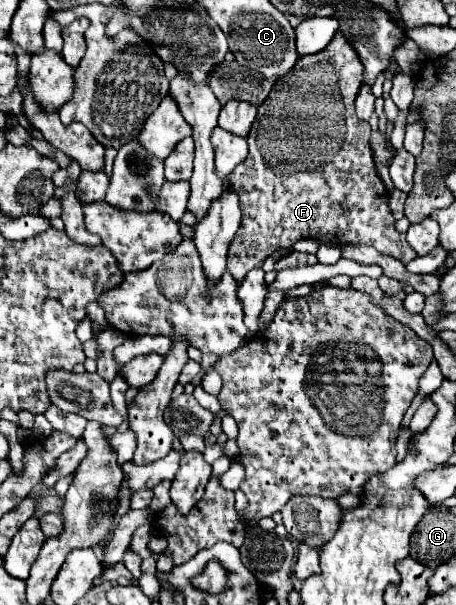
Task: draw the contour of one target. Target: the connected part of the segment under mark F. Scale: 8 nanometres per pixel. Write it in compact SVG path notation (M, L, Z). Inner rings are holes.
M336 32L336 36L332 38L332 42L326 46L326 50L318 52L318 54L310 54L310 56L300 56L298 62L294 64L294 68L284 76L284 78L278 78L276 84L272 86L266 102L262 102L258 106L258 116L254 120L254 126L250 128L250 134L248 134L248 144L250 144L250 152L246 156L246 160L242 164L236 166L236 170L226 178L226 182L230 182L238 194L240 194L240 208L242 208L242 224L230 244L230 250L228 250L228 272L240 282L248 270L256 268L256 266L262 266L262 262L278 248L286 250L286 252L292 252L292 244L300 238L314 238L318 240L320 244L330 244L330 246L344 246L344 244L370 244L374 246L380 254L386 254L386 256L392 256L396 260L400 260L402 264L408 264L416 252L412 250L412 246L408 244L406 240L406 234L400 234L396 228L394 228L394 216L388 208L388 192L386 192L386 186L382 184L380 176L376 174L376 168L374 168L374 160L372 160L372 150L370 150L370 124L368 122L362 122L360 118L356 118L356 112L354 112L354 98L362 86L362 74L364 74L364 68L362 68L362 60L358 58L358 52L354 50L354 46L350 42L346 42L346 36L342 36L342 32Z

